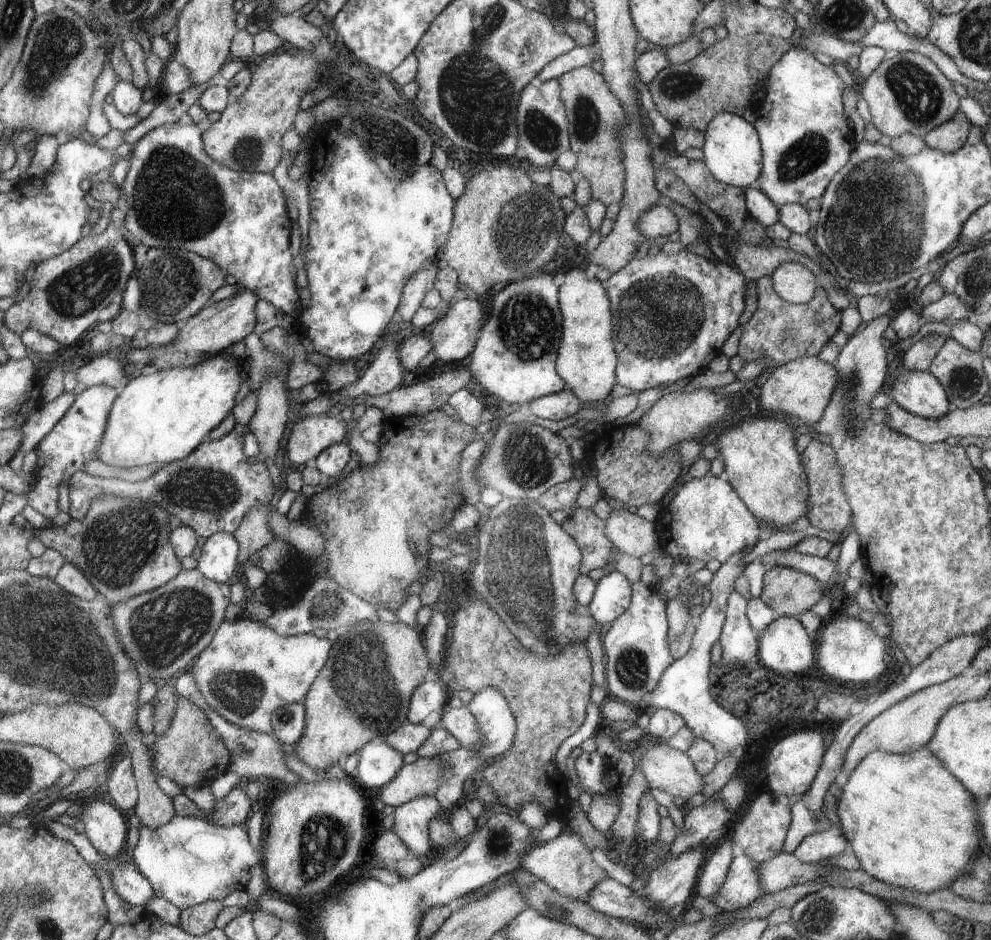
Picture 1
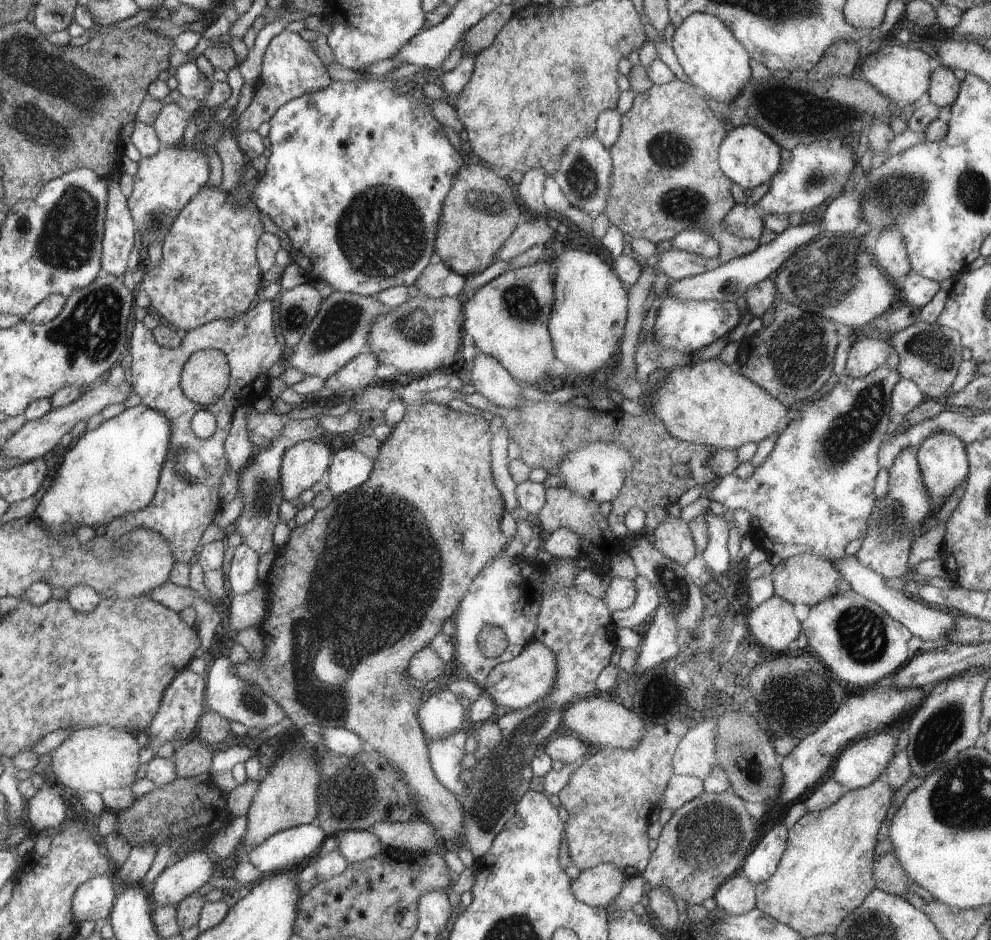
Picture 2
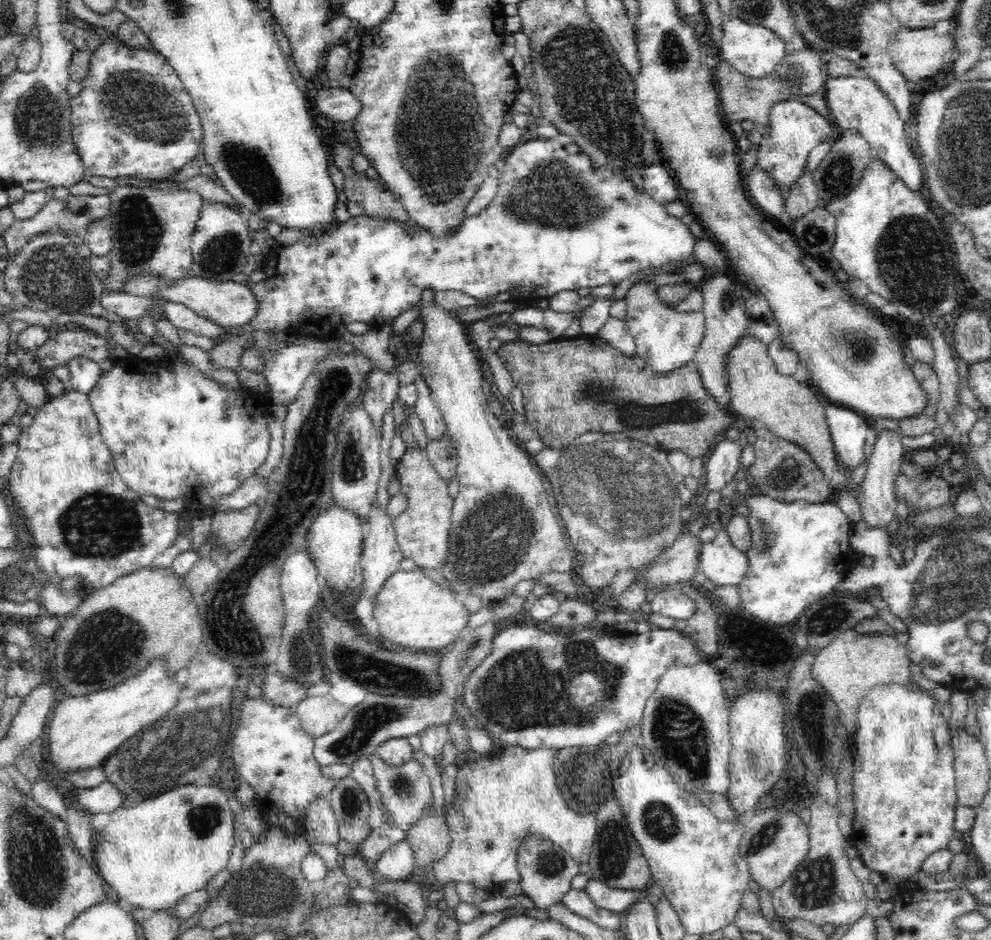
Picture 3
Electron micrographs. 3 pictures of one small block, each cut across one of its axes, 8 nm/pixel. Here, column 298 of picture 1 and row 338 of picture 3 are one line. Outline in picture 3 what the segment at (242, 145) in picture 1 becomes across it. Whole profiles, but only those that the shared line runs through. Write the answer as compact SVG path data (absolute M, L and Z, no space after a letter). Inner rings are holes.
M67 329L36 347L34 353L42 369L64 366L72 357L79 356L99 363L108 358L110 342L112 338L102 338L94 331Z

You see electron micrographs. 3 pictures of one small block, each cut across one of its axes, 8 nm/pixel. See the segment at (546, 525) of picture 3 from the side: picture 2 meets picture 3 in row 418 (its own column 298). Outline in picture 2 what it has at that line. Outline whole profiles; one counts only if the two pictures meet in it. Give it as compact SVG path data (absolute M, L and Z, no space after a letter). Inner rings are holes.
M304 441L290 447L281 466L282 492L287 501L312 488L330 466L332 450L323 442Z

